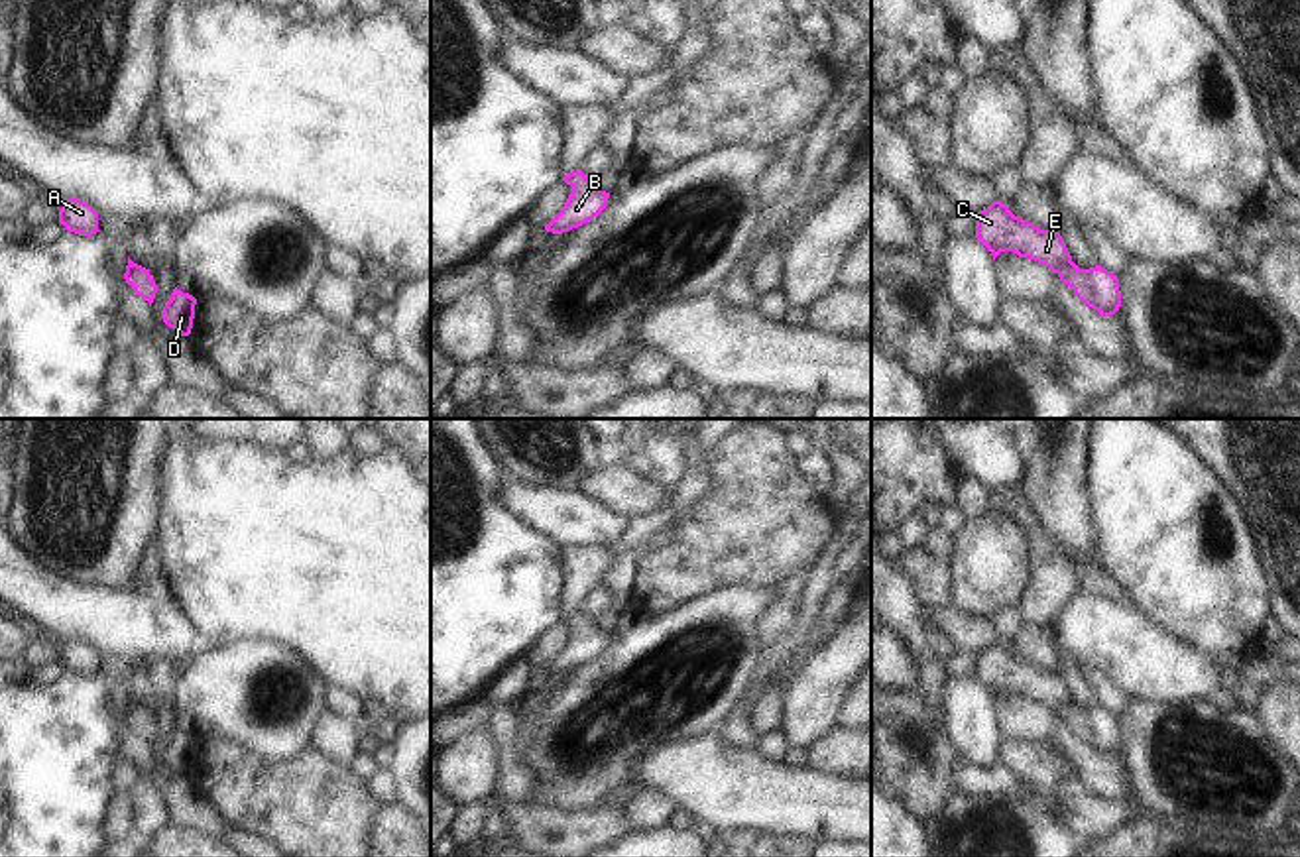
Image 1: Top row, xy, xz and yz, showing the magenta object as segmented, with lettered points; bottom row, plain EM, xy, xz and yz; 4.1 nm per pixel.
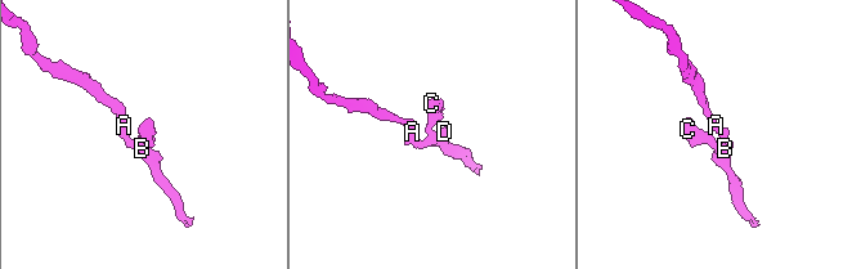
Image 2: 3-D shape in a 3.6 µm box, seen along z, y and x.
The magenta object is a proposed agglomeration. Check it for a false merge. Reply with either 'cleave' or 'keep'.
keep

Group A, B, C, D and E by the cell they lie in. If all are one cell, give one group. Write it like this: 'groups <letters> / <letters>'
groups A B C D E

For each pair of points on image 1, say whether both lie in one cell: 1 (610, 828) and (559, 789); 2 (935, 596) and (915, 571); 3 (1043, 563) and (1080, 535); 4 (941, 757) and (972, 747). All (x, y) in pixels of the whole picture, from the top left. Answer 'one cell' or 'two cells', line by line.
1: two cells
2: one cell
3: two cells
4: two cells

